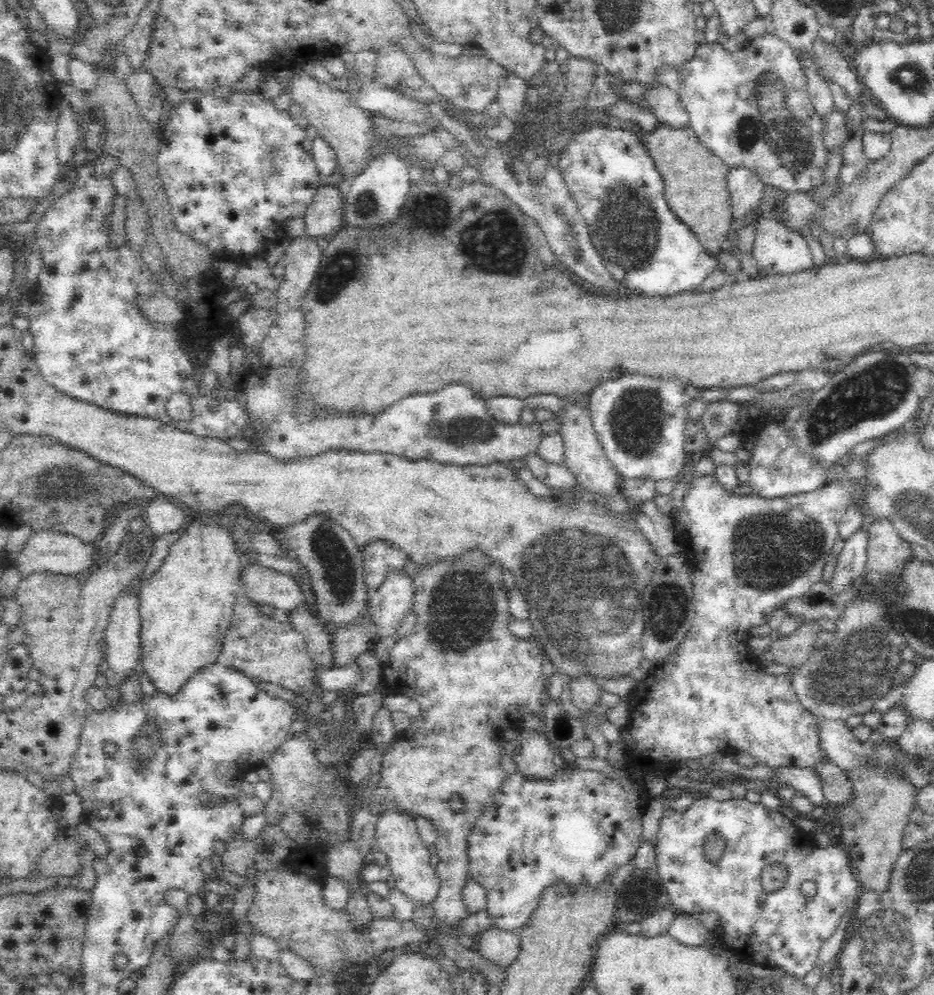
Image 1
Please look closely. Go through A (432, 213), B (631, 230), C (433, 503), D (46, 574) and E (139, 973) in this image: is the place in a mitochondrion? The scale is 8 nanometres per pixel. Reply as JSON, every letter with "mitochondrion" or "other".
{"A":"mitochondrion","B":"mitochondrion","C":"other","D":"other","E":"other"}

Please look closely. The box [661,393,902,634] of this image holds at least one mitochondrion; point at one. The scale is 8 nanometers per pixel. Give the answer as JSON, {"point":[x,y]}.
{"point":[766,550]}

